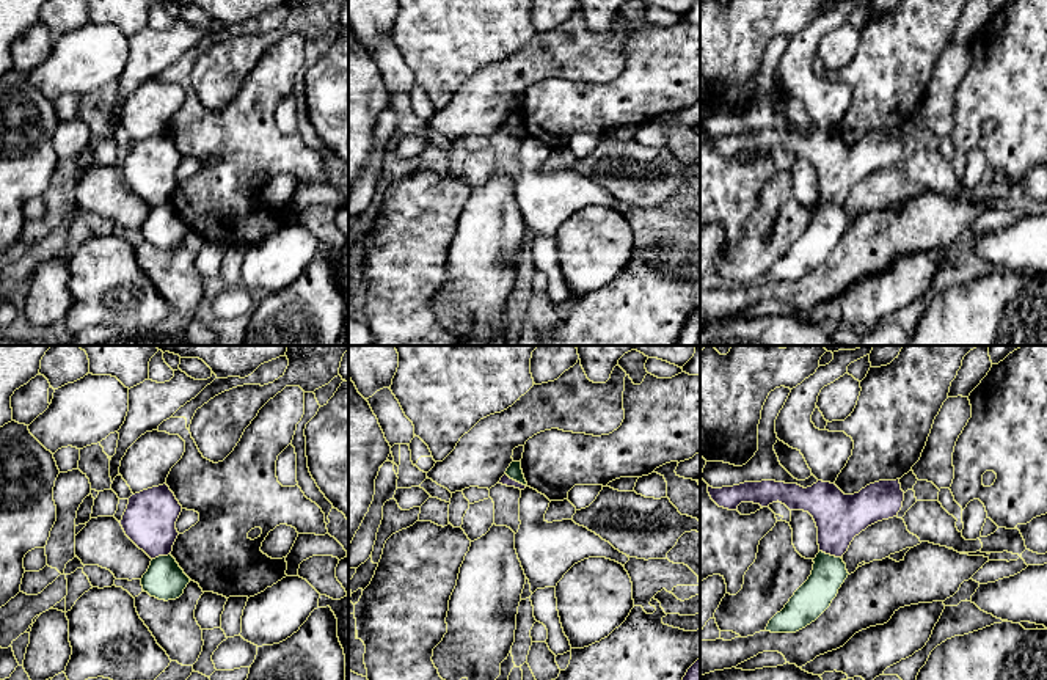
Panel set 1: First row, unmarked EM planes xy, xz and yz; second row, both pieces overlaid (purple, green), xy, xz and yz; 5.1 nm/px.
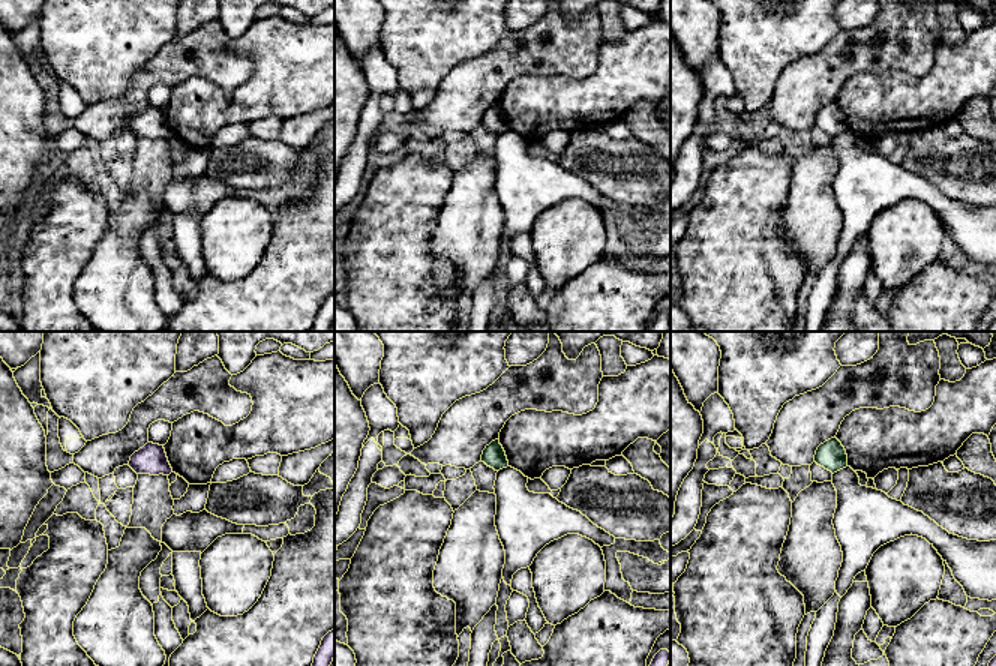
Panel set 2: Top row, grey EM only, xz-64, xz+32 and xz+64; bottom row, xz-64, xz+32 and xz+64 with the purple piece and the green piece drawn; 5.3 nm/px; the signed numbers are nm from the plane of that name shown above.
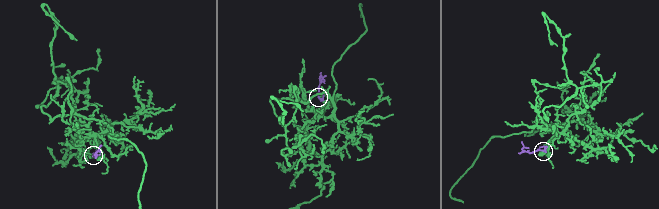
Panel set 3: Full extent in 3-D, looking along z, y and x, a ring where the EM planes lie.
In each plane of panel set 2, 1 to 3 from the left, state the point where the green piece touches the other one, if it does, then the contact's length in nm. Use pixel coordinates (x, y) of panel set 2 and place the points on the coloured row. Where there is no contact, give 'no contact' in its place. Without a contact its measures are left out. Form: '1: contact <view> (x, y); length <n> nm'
1: no contact
2: no contact
3: no contact

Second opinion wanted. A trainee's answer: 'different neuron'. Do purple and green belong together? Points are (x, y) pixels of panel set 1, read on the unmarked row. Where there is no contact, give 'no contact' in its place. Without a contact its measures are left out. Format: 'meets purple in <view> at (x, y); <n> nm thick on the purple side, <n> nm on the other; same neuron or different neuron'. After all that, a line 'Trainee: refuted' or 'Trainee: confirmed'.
meets purple in yz at (831, 203); 240 nm thick on the purple side, 180 nm on the other; different neuron
Trainee: confirmed

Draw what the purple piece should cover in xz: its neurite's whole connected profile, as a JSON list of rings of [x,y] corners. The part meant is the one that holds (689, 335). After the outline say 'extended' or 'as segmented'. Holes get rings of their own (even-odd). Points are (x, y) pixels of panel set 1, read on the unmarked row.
[[[697,308],[681,328],[677,345],[695,345],[700,339],[700,308]]] | as segmented

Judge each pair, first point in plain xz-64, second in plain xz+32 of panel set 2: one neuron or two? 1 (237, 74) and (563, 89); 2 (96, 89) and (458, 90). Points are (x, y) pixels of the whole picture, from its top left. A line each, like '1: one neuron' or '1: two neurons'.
1: two neurons
2: two neurons

